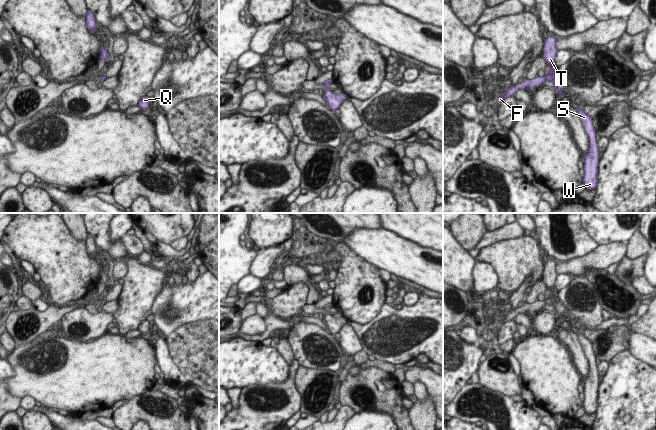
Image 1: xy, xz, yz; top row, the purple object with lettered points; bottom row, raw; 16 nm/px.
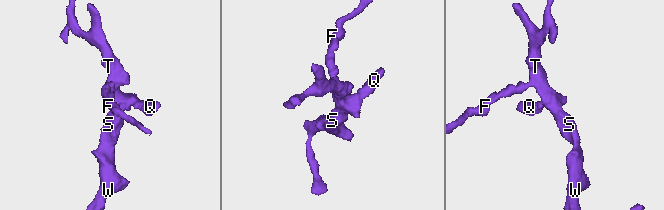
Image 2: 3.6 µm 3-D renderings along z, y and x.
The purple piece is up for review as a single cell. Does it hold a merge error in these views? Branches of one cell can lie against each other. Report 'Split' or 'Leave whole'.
Leave whole.

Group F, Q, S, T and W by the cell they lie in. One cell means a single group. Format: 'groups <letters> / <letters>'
groups F Q S T W

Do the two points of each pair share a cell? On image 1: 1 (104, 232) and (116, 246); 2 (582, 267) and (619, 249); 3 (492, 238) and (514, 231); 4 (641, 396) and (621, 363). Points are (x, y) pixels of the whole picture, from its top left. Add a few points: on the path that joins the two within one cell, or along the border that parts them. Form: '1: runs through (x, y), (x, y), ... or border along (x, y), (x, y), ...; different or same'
1: runs through (104, 236), (112, 246); same
2: runs through (591, 261), (610, 254); same
3: runs through (497, 235), (509, 231); same
4: runs through (633, 388), (628, 382), (625, 371); same

